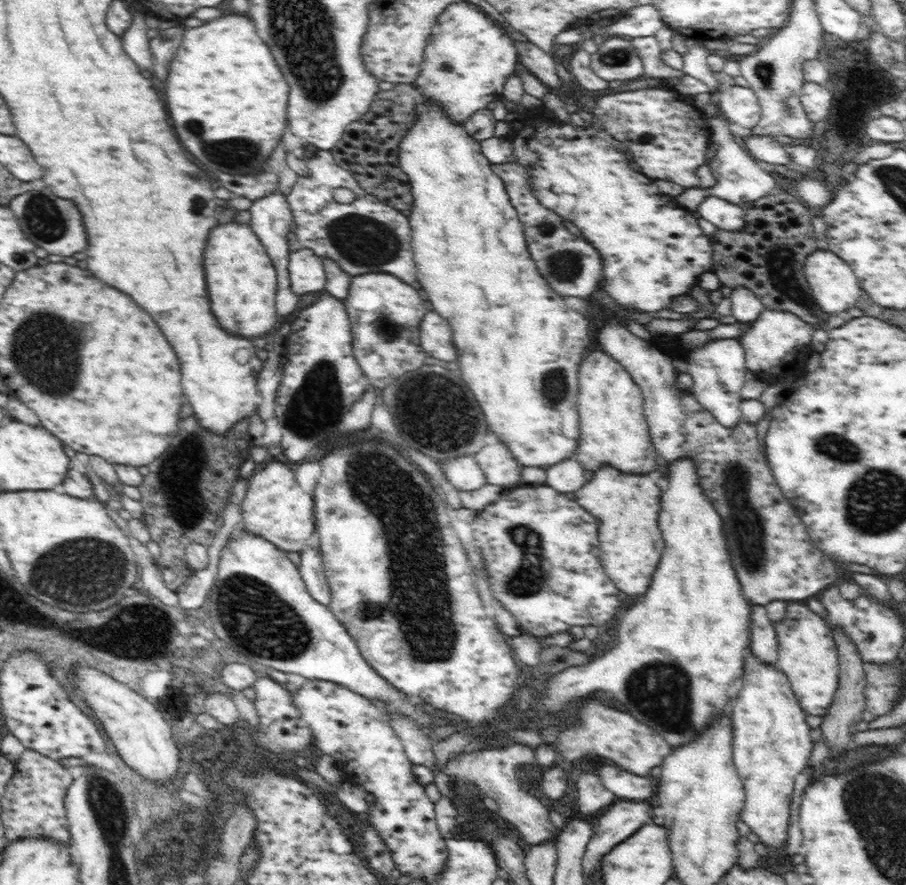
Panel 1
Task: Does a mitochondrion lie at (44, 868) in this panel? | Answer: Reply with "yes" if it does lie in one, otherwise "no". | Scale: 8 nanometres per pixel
no

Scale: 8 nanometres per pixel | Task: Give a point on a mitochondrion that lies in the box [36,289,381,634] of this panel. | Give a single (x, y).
(311, 404)

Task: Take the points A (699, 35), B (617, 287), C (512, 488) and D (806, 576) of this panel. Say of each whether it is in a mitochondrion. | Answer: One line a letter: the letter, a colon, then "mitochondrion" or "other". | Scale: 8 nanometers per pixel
A: other
B: other
C: other
D: other

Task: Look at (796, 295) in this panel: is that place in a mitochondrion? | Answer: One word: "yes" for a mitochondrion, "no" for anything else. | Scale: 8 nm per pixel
yes

